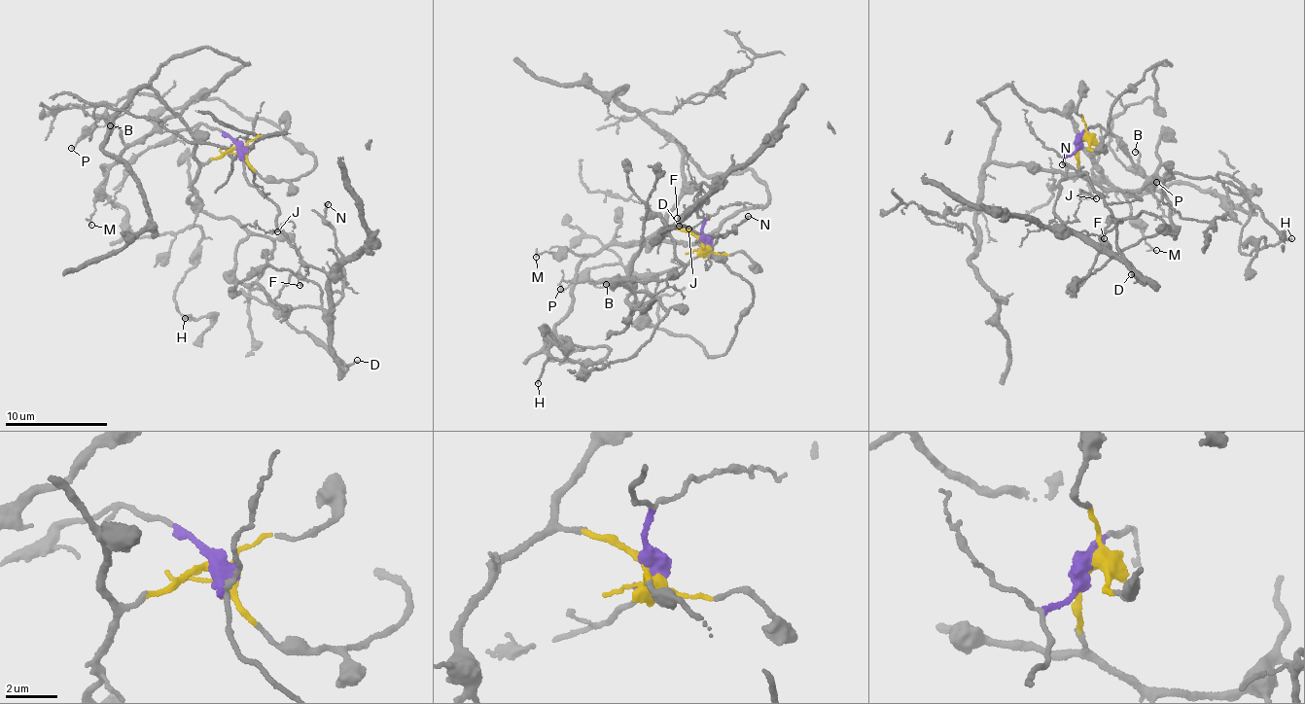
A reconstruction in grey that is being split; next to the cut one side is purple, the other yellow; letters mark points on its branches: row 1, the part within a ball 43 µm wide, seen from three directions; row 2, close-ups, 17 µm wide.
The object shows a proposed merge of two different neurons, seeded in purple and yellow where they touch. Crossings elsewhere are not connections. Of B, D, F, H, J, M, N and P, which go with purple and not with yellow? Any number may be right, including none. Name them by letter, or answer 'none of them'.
D, F, J, N

